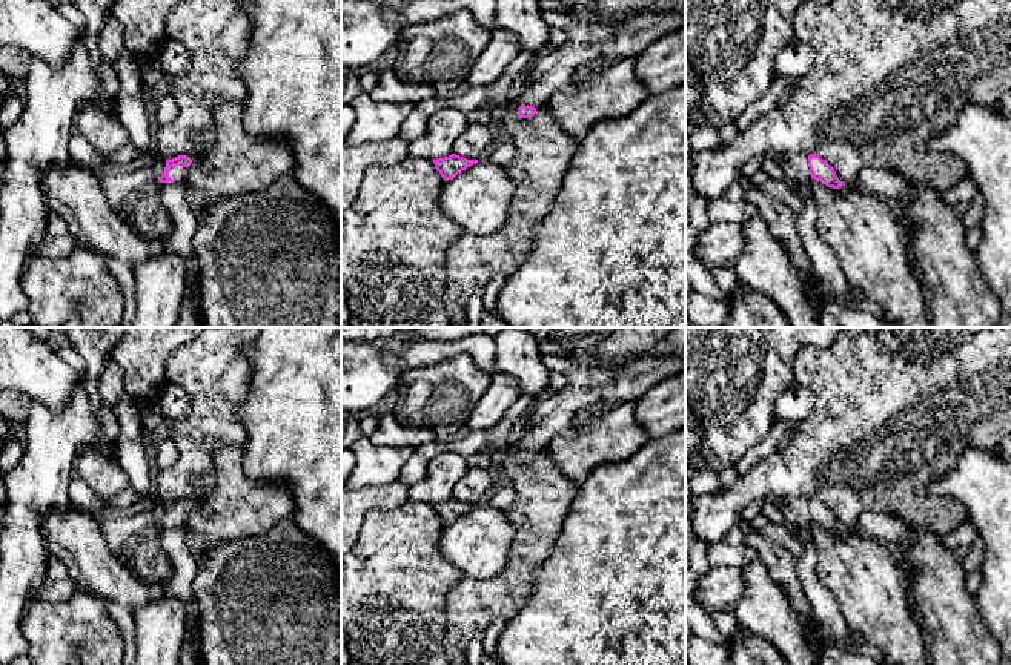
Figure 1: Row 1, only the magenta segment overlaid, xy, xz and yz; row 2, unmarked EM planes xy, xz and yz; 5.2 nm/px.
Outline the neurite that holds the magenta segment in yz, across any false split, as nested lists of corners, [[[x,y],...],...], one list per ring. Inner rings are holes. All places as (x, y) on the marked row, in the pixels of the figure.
[[[793,154],[787,157],[774,157],[784,174],[791,180],[808,183],[811,178],[822,184],[839,189],[842,184],[834,169],[824,161],[819,155],[813,154]]]

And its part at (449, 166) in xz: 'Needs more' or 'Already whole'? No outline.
Already whole

